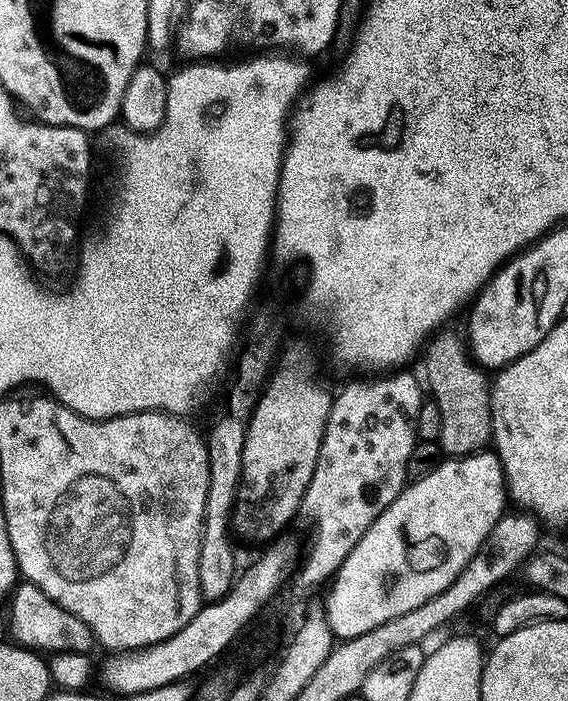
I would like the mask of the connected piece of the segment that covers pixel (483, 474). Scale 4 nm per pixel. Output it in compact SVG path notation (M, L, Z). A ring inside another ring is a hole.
M490 450L445 459L437 463L430 474L411 481L398 498L374 520L332 578L324 609L333 635L341 640L366 634L367 630L409 613L436 597L446 586L450 586L470 562L470 558L484 545L490 530L504 514L507 502L504 468L500 457Z

